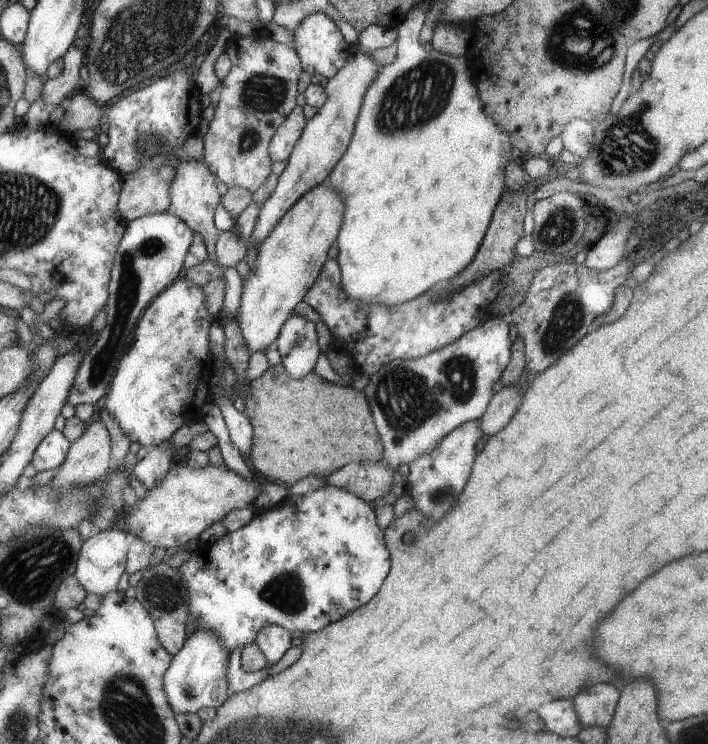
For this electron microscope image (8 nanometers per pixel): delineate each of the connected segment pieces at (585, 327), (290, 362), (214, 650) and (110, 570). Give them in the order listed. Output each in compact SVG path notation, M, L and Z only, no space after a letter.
M621 259L603 272L565 262L542 266L533 274L525 300L507 314L509 321L515 324L516 336L523 340L525 374L537 374L551 366L597 324L598 317L609 310L617 286L632 277L627 268L629 266Z
M295 314L289 316L280 328L272 347L281 358L280 366L286 368L293 379L303 378L313 371L321 354L317 346L315 323Z
M194 630L184 646L176 652L172 658L172 664L164 675L164 692L168 696L169 705L173 706L173 712L185 714L185 712L197 712L203 707L221 706L227 698L225 694L225 646L217 636L213 636L211 630Z
M108 529L101 530L82 542L75 572L72 574L77 580L77 584L88 594L97 594L97 596L103 596L108 592L115 591L117 581L125 570L127 549L133 538L134 536L129 534L127 530Z

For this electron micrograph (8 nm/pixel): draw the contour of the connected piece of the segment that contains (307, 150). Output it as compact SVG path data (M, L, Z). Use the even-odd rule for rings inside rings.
M356 50L353 52L353 56L347 58L345 64L331 78L328 78L324 87L328 98L313 117L305 123L303 134L296 140L292 154L288 156L284 169L277 177L271 196L261 204L255 226L246 243L247 247L256 245L259 248L259 244L268 238L273 228L280 222L281 216L284 216L293 203L296 203L305 192L329 176L329 172L332 171L351 142L352 131L355 128L364 92L380 74L381 68L382 66L373 62L367 53Z

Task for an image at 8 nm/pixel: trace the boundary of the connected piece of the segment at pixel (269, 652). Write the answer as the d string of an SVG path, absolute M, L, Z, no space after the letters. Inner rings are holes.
M265 624L257 631L254 643L260 646L268 664L275 664L290 647L291 633L277 624Z

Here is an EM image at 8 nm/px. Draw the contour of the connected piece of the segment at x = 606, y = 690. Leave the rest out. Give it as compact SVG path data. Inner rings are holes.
M595 684L573 698L573 710L583 726L607 726L614 715L619 692L611 684Z

